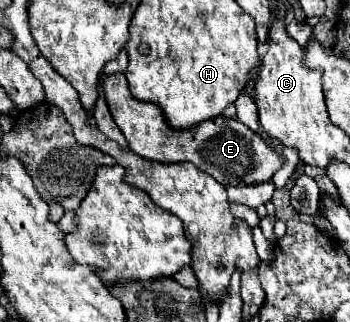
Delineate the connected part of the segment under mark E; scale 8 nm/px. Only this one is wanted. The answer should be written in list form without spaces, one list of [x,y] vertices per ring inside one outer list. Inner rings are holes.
[[[123,73],[103,75],[101,77],[105,99],[109,105],[109,111],[123,131],[129,147],[133,153],[137,153],[143,159],[159,161],[159,163],[183,163],[189,161],[201,171],[209,173],[213,179],[217,179],[221,185],[255,185],[259,181],[267,181],[267,177],[273,177],[277,169],[283,165],[283,155],[273,151],[259,133],[251,131],[247,125],[235,119],[227,119],[223,115],[203,121],[197,127],[175,131],[167,127],[167,121],[161,113],[161,109],[153,103],[141,103],[133,99],[129,93],[129,85]]]

